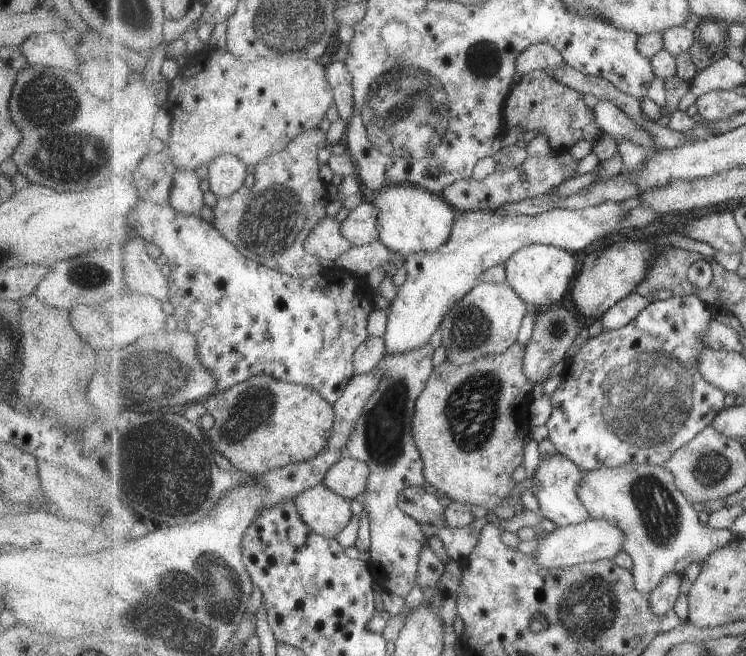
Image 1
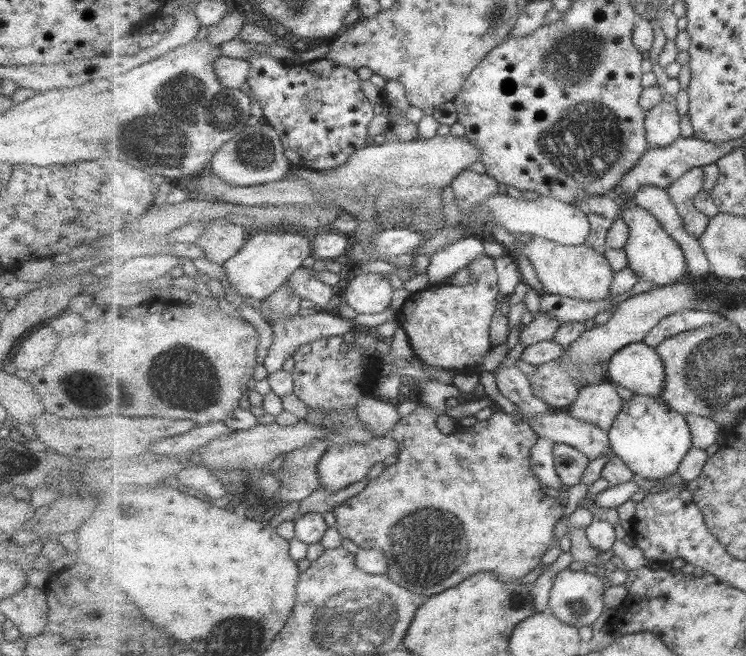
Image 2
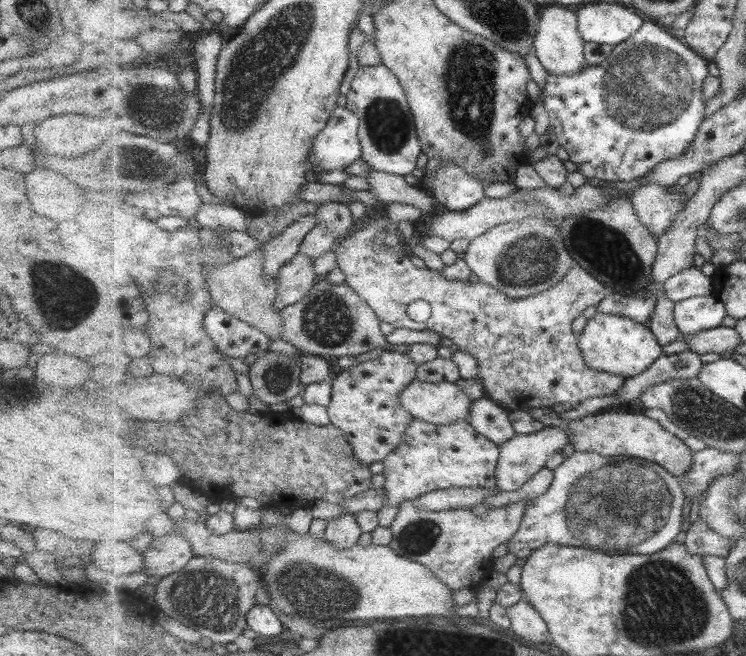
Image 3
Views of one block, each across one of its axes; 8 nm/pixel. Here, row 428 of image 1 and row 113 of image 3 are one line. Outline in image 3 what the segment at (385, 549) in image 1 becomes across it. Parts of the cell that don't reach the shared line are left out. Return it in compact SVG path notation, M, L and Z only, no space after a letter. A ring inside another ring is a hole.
M383 63L377 66L359 66L346 98L346 107L360 117L359 135L363 148L360 158L371 168L381 172L403 177L413 173L423 147L406 90L396 73Z

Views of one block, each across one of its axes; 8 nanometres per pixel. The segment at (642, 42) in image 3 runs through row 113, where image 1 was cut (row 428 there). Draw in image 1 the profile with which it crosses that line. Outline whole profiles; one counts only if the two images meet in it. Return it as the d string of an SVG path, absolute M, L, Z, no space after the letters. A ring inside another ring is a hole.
M697 294L681 297L672 296L665 300L656 300L650 302L645 310L642 310L627 326L619 330L603 330L593 338L588 338L585 344L577 350L576 354L571 358L562 372L562 381L553 392L553 412L551 418L547 421L546 426L549 430L549 440L557 448L558 452L563 454L565 458L569 458L580 466L581 470L593 472L599 466L607 466L607 468L617 468L624 464L648 464L648 465L665 465L673 454L680 450L682 446L691 442L702 430L705 430L712 424L714 418L725 409L725 390L721 387L710 383L708 379L701 374L699 370L699 360L703 356L708 346L705 344L707 332L711 328L711 321L714 312L708 304L703 302Z

